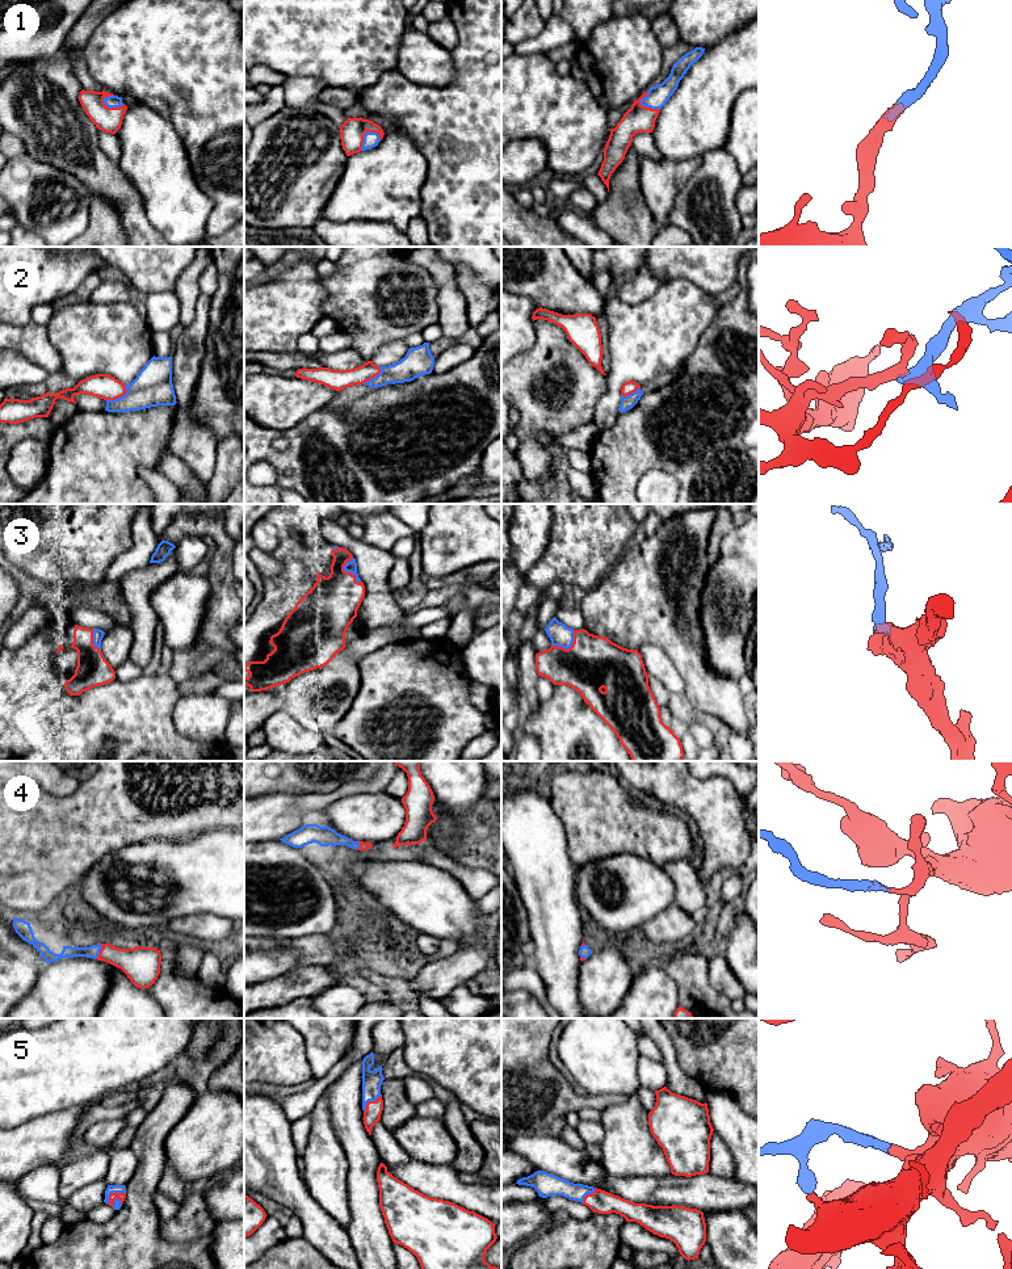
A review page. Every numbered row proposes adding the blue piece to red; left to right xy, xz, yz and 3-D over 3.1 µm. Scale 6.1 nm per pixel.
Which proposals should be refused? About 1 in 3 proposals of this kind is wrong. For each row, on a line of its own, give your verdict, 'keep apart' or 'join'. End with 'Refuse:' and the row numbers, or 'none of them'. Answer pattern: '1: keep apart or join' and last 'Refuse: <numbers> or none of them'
1: join
2: join
3: join
4: join
5: join
Refuse: none of them

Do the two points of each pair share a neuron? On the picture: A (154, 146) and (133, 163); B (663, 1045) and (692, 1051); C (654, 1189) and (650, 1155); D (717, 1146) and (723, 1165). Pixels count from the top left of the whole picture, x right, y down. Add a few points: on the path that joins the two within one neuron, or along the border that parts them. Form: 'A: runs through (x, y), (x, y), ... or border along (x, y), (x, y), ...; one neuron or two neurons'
A: runs through (148, 151), (138, 162); one neuron
B: border along (666, 1032), (675, 1050), (677, 1063), (687, 1076); two neurons
C: border along (671, 1173), (663, 1176), (621, 1176); two neurons
D: runs through (719, 1151), (721, 1160); one neuron

